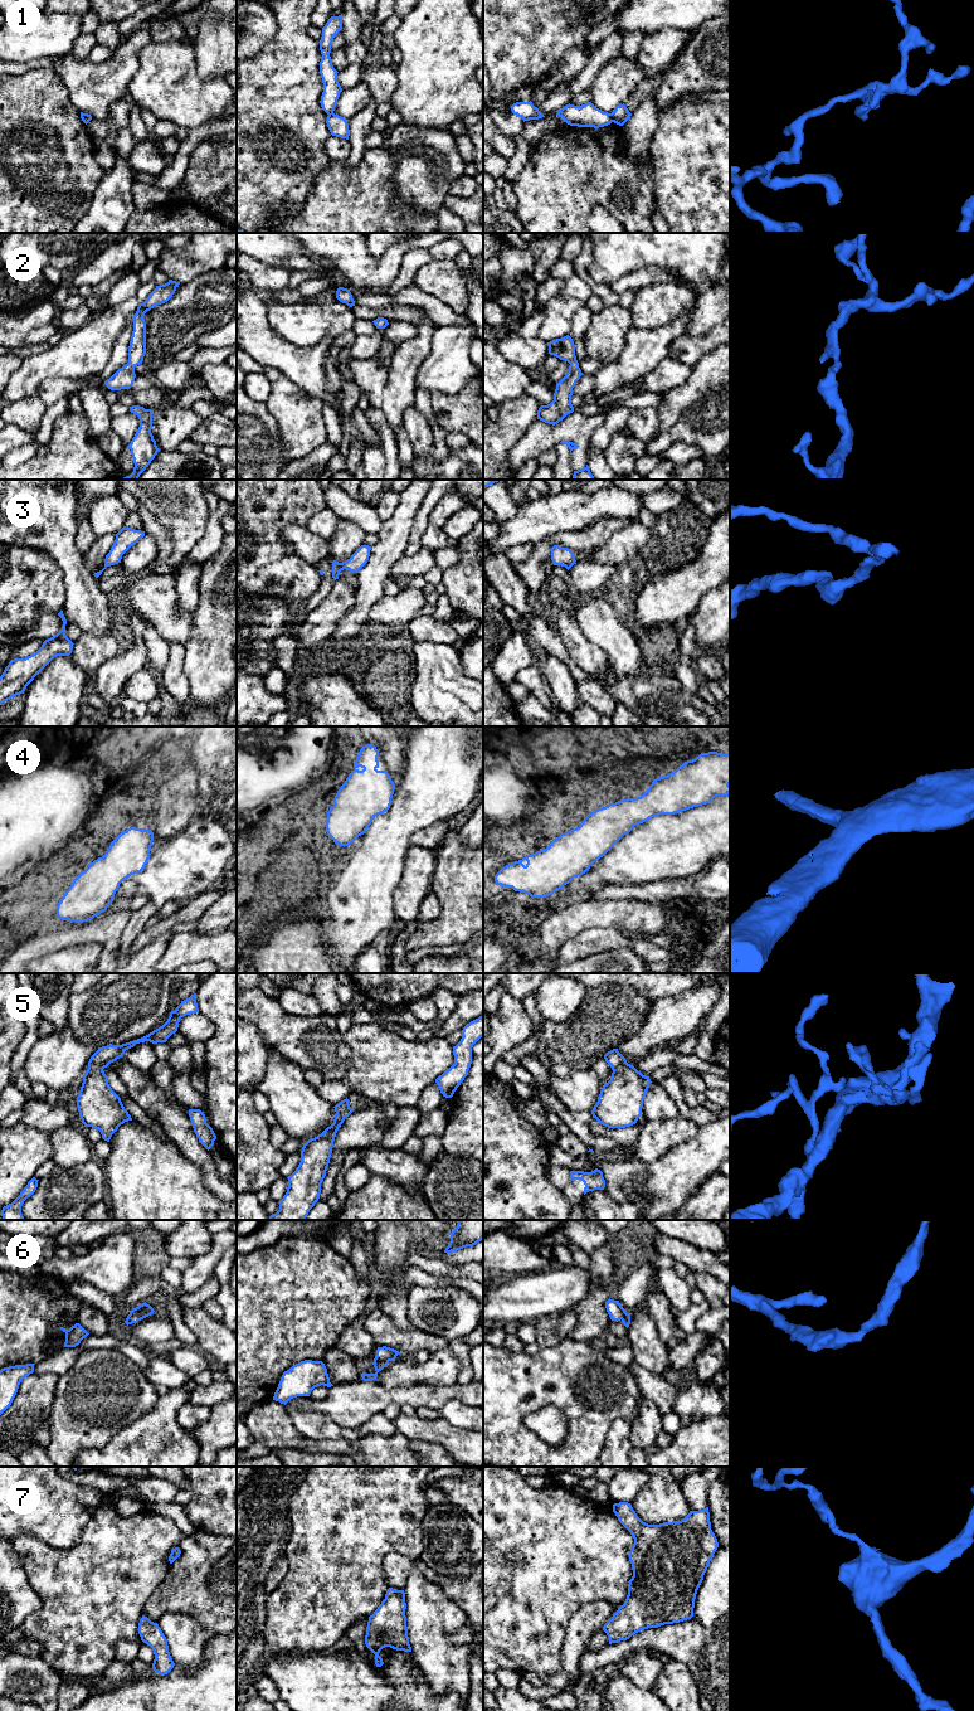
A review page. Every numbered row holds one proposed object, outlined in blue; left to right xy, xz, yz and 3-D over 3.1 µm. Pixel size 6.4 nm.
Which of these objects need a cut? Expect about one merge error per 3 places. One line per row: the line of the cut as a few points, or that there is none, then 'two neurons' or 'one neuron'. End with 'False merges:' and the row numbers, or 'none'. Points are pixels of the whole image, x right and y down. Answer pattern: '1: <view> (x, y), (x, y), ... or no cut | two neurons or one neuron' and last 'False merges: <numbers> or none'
1: yz (610, 113), (613, 121) | two neurons
2: no cut | one neuron
3: no cut | one neuron
4: no cut | one neuron
5: no cut | one neuron
6: no cut | one neuron
7: no cut | one neuron
False merges: 1

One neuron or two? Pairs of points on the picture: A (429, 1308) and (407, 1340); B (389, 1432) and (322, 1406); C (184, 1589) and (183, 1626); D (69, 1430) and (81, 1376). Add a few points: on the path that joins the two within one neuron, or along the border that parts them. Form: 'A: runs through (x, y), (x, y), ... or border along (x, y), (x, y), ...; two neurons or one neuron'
A: border along (414, 1328), (442, 1337); two neurons
B: border along (381, 1411), (378, 1411), (358, 1428); two neurons
C: border along (156, 1622), (166, 1613), (186, 1613), (208, 1629); two neurons
D: runs through (81, 1417), (81, 1390); one neuron

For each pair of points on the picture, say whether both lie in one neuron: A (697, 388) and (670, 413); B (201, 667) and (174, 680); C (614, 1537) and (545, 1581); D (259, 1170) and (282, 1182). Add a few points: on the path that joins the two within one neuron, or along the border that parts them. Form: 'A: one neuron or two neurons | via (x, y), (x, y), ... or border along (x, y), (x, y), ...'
A: one neuron | via (690, 392), (676, 406)
B: two neurons | border along (184, 646), (184, 675), (189, 684), (188, 699)
C: one neuron | via (597, 1545), (575, 1551), (563, 1564)
D: two neurons | border along (279, 1175), (267, 1187)

